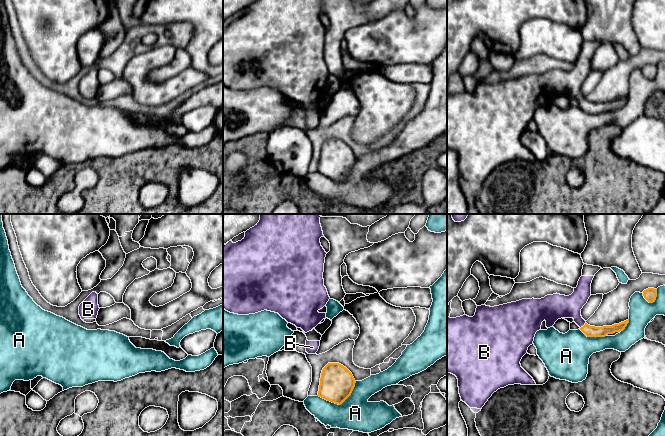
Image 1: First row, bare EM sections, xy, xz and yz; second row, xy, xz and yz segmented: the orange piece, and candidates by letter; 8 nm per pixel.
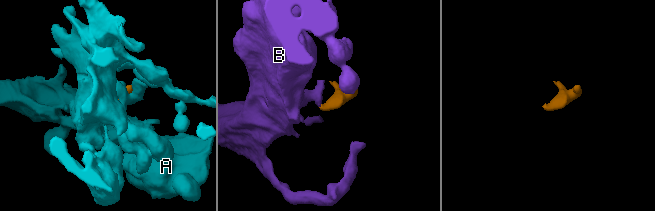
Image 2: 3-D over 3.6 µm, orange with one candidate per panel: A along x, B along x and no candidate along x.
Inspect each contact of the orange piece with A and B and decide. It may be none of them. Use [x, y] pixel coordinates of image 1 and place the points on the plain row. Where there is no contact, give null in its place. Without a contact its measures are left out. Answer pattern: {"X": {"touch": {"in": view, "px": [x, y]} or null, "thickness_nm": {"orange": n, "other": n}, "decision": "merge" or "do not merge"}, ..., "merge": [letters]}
{"A": {"touch": {"in": "xz", "px": [340, 180]}, "thickness_nm": {"orange": 280, "other": 280}, "decision": "do not merge"}, "B": {"touch": {"in": "yz", "px": [584, 101]}, "thickness_nm": {"orange": 100, "other": 190}, "decision": "merge"}, "merge": ["B"]}

